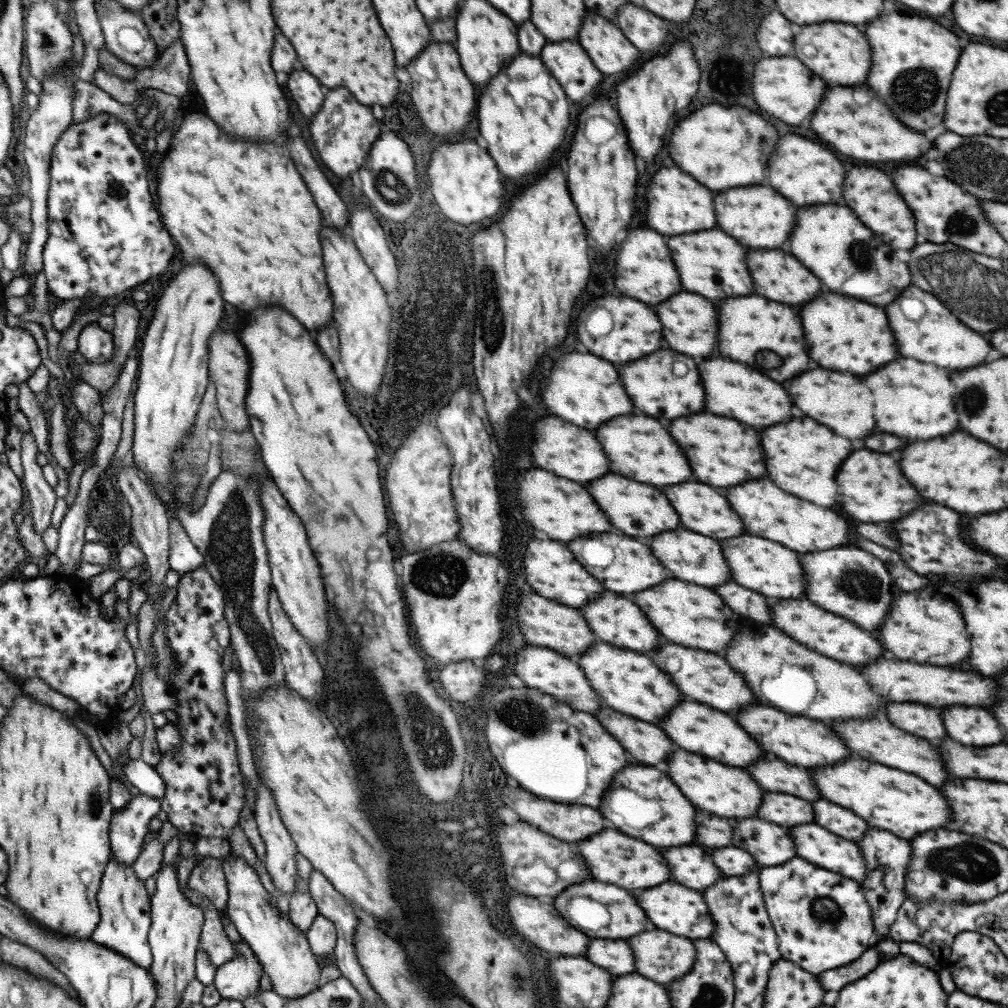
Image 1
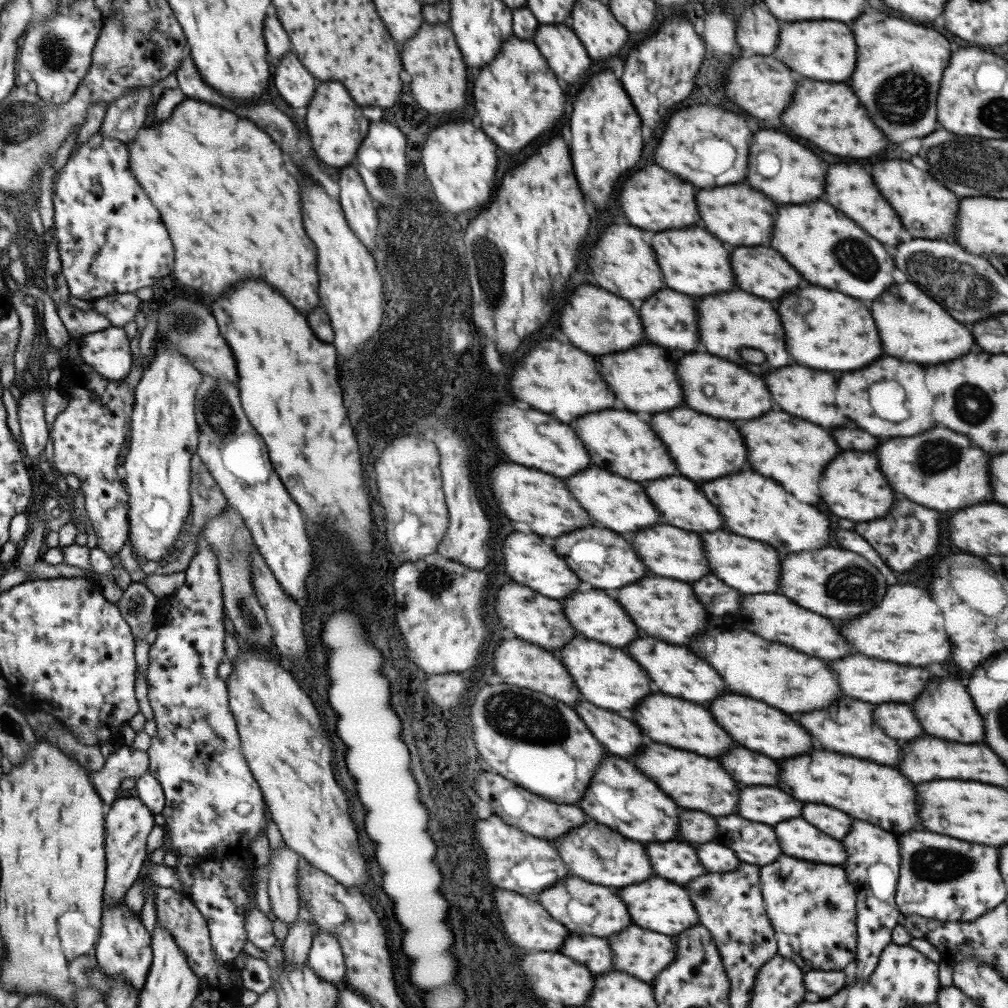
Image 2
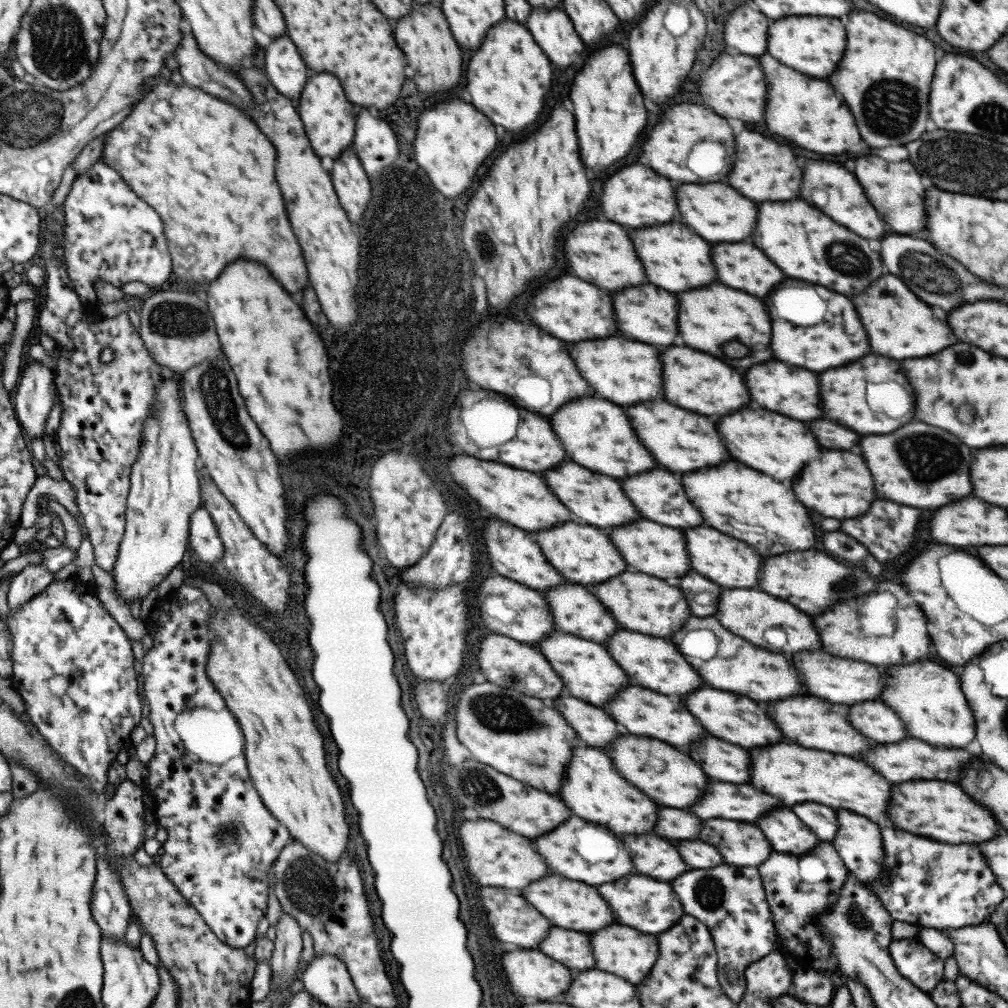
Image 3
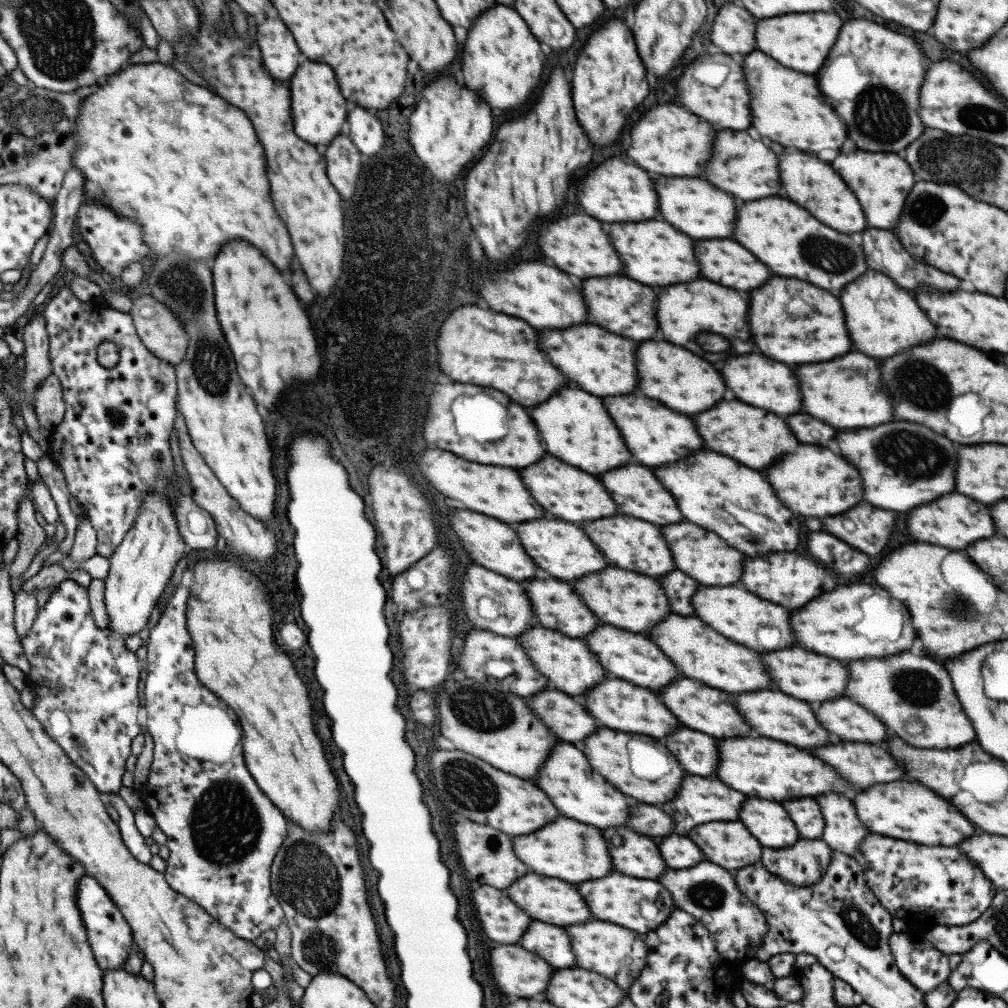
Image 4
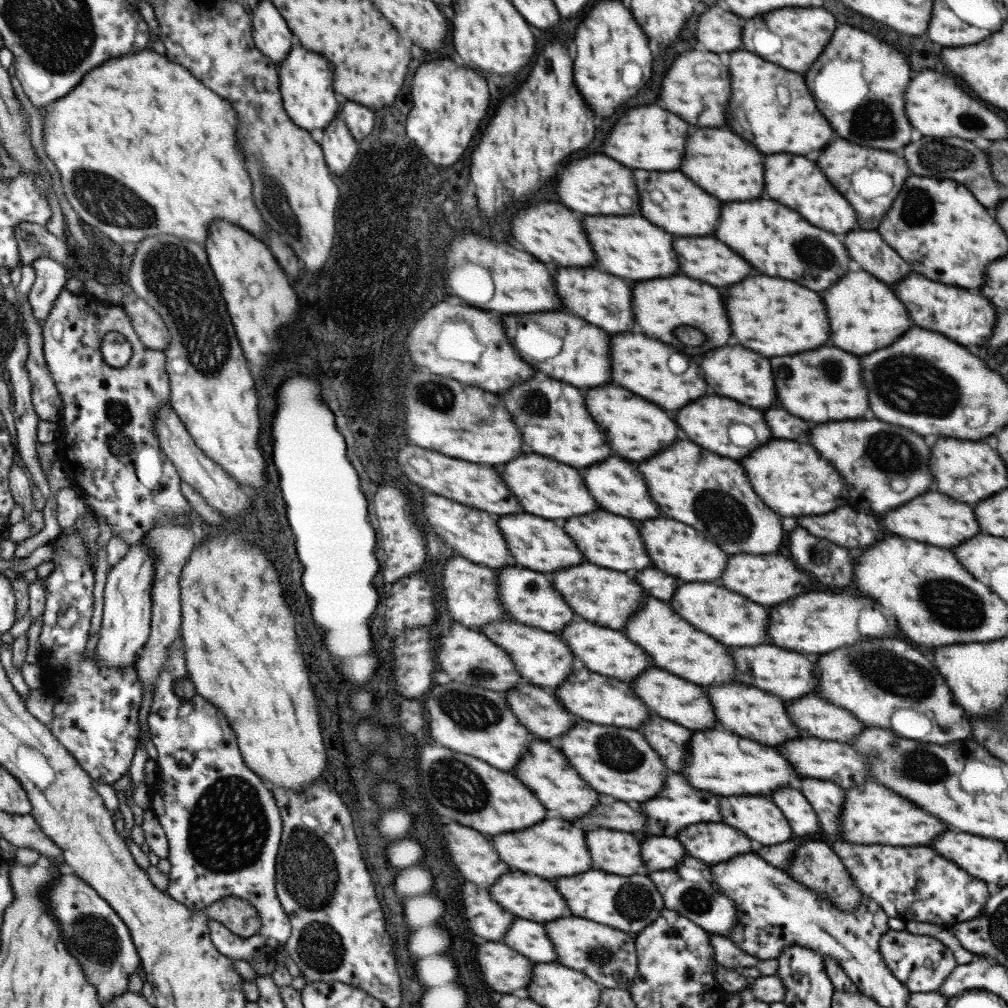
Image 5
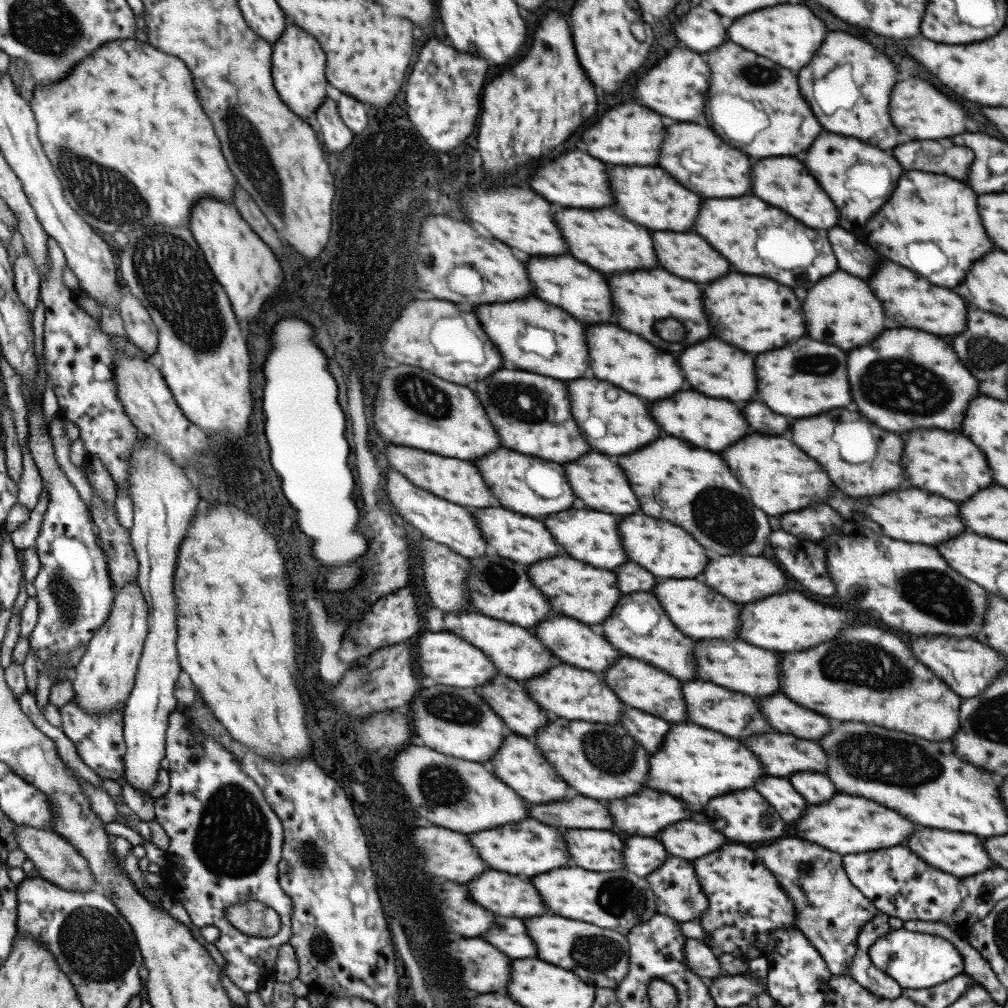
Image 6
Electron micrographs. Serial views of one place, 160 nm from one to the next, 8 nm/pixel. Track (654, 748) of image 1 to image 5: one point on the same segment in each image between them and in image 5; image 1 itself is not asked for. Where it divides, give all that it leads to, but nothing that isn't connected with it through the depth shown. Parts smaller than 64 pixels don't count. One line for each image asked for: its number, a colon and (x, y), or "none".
2: (619, 736)
3: (595, 728)
4: (567, 720)
5: (539, 712)

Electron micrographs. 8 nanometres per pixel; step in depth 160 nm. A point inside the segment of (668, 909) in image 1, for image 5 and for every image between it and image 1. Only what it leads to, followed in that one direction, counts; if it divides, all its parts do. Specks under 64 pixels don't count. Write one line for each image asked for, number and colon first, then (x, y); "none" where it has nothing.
2: (655, 904)
3: (630, 897)
4: (615, 898)
5: (628, 903)

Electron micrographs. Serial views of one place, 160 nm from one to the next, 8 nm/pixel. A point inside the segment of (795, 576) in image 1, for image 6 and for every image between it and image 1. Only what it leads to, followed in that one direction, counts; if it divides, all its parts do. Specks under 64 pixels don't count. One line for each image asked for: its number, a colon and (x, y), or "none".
2: (751, 567)
3: (723, 560)
4: (702, 556)
5: (672, 546)
6: (662, 548)

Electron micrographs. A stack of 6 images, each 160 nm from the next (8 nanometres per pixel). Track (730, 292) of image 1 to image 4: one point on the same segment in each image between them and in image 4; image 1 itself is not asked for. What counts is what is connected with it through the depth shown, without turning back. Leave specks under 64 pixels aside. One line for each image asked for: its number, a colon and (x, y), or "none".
2: (691, 261)
3: (675, 259)
4: (652, 252)

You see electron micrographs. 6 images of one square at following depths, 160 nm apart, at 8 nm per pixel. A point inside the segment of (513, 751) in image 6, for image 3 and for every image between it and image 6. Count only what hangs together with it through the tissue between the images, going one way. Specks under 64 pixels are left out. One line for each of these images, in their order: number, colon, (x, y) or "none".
3: (592, 790)
4: (572, 787)
5: (543, 770)

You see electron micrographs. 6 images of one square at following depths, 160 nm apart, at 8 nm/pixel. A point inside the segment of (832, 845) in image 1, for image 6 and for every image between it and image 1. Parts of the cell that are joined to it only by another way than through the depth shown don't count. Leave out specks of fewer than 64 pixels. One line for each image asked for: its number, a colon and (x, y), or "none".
2: (797, 839)
3: (784, 832)
4: (766, 821)
5: (758, 818)
6: (744, 816)

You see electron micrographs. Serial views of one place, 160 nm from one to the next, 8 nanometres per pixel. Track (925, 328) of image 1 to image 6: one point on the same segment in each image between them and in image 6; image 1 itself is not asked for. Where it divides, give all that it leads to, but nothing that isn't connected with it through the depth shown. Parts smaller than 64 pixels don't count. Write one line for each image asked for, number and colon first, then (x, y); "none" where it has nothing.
2: (910, 325)
3: (898, 325)
4: (882, 319)
5: (864, 315)
6: (840, 310)

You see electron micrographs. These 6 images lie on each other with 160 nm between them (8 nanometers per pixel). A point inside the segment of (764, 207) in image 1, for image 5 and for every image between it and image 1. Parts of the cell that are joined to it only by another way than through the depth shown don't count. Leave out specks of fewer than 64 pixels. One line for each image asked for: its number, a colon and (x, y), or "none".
2: (738, 215)
3: (717, 213)
4: (698, 209)
5: (672, 201)

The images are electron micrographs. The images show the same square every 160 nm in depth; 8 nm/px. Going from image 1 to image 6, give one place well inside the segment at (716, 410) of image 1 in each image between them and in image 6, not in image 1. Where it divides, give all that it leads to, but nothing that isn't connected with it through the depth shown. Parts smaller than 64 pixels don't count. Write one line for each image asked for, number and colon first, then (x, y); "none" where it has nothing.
2: (712, 386)
3: (692, 380)
4: (685, 383)
5: (639, 364)
6: (616, 356)

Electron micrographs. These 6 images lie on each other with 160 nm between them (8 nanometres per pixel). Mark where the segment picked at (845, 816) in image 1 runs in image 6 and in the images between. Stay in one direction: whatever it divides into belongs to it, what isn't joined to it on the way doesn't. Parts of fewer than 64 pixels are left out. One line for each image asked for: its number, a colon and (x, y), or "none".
2: (834, 823)
3: (821, 820)
4: (804, 812)
5: (795, 808)
6: (788, 804)

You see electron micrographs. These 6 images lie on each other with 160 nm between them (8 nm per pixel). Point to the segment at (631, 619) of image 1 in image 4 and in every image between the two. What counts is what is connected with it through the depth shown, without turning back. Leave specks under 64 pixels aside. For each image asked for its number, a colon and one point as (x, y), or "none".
2: (596, 616)
3: (574, 611)
4: (555, 606)

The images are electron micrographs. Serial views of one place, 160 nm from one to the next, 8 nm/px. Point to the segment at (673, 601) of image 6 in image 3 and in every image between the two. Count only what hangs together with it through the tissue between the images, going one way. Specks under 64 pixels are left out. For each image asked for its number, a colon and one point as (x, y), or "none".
3: (748, 613)
4: (735, 613)
5: (729, 618)

